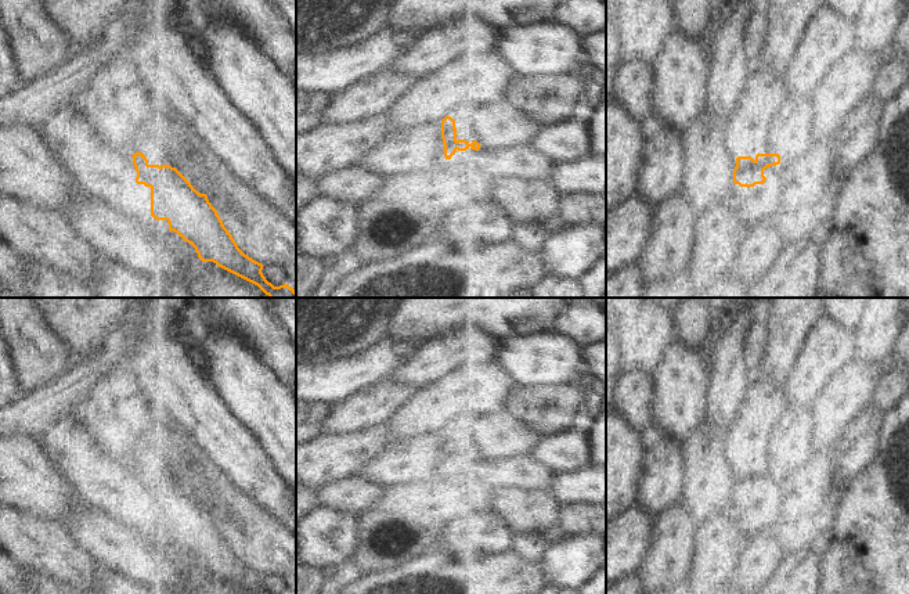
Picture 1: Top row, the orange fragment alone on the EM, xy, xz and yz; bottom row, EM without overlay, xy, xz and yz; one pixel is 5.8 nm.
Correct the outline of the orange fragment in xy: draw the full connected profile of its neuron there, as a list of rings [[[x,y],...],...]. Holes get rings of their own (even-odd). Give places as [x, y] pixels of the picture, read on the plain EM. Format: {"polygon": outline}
{"polygon": [[[71,417],[61,418],[33,440],[61,478],[87,505],[108,515],[120,516],[138,494],[144,494],[151,498],[151,526],[166,530],[169,540],[191,554],[202,572],[213,572],[252,594],[271,594],[261,583],[263,575],[238,558],[208,505],[198,503],[176,478],[149,475],[141,462],[125,468],[116,467],[84,436]]]}

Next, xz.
{"polygon": [[[446,426],[437,449],[422,446],[416,439],[385,444],[354,476],[375,482],[382,487],[429,482],[441,476],[444,468],[451,469],[457,461],[469,458],[477,461],[480,457],[476,450],[472,453],[458,450],[455,431]]]}

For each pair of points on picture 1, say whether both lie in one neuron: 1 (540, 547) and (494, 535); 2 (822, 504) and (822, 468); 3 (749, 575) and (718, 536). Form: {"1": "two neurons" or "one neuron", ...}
{"1": "two neurons", "2": "one neuron", "3": "two neurons"}

